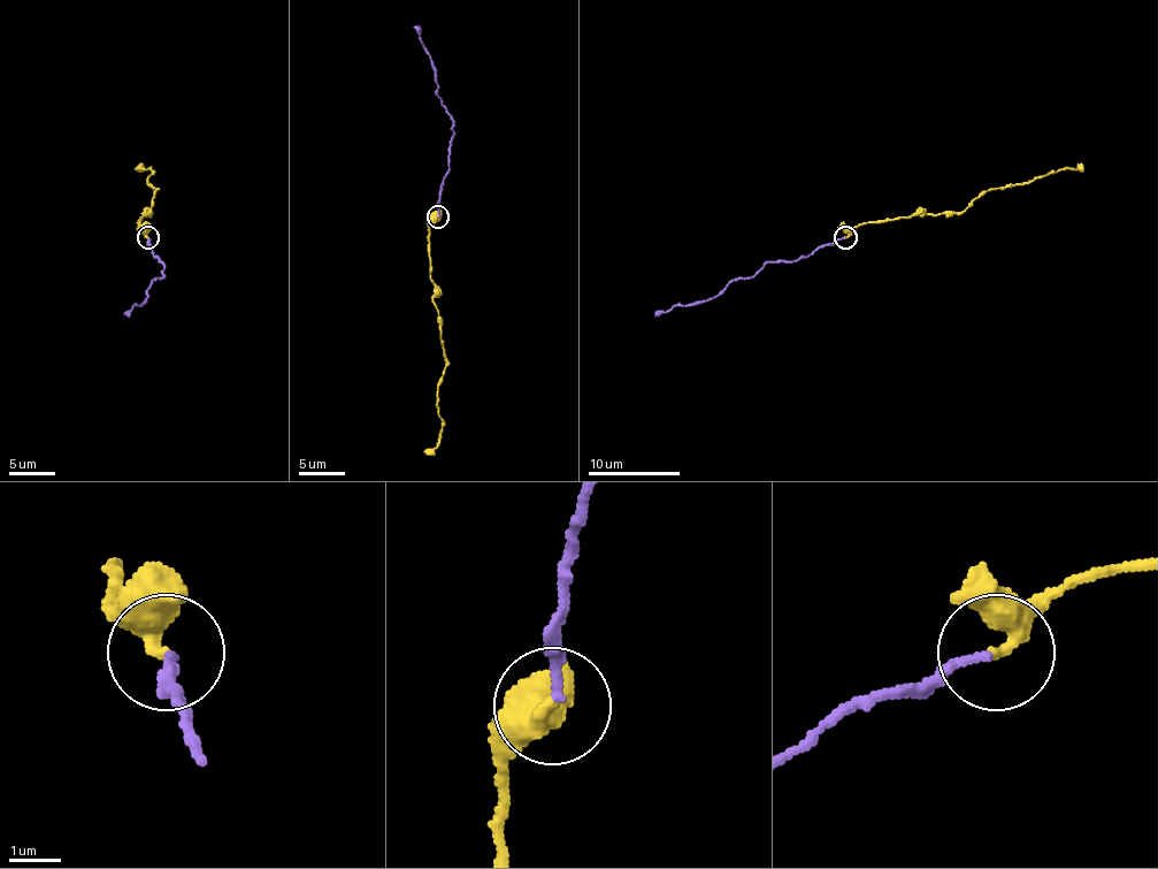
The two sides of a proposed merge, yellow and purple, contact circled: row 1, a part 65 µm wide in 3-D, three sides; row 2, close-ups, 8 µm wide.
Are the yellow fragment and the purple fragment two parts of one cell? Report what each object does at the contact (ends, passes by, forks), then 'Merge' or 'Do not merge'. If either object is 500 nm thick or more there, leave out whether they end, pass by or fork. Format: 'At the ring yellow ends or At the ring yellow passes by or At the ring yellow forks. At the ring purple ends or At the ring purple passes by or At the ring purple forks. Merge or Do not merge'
At the ring yellow ends. At the ring purple ends. Merge

